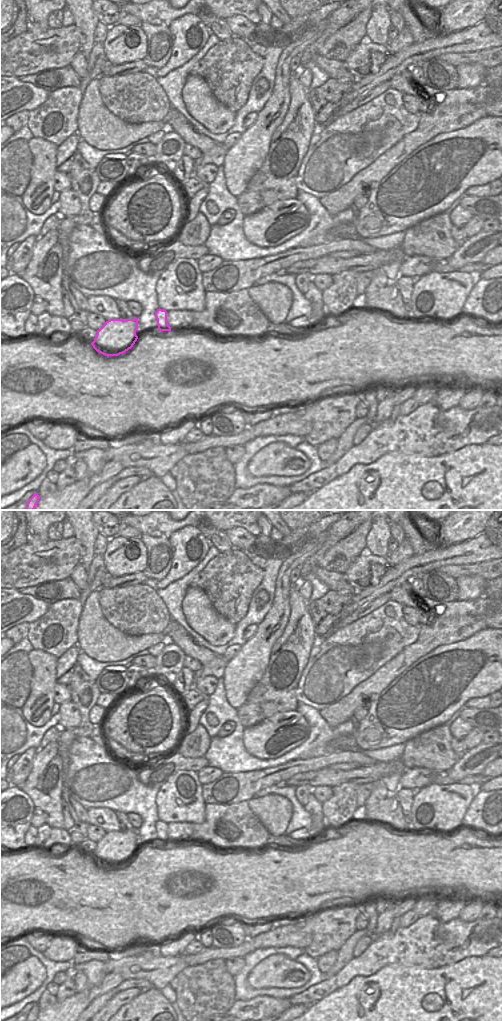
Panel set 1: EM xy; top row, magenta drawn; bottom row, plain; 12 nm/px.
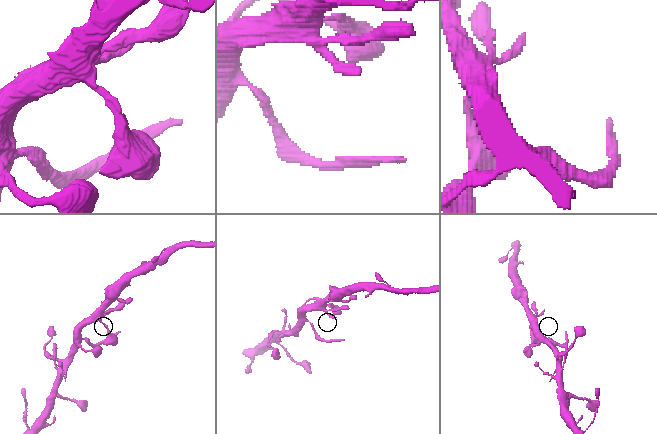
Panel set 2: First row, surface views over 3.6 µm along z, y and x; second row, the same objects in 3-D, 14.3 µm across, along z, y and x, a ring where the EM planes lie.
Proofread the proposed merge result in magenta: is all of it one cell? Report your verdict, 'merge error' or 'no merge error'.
merge error

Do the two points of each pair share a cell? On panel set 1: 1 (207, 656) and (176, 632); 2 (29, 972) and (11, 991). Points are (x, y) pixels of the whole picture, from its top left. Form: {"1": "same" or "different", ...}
{"1": "same", "2": "same"}

